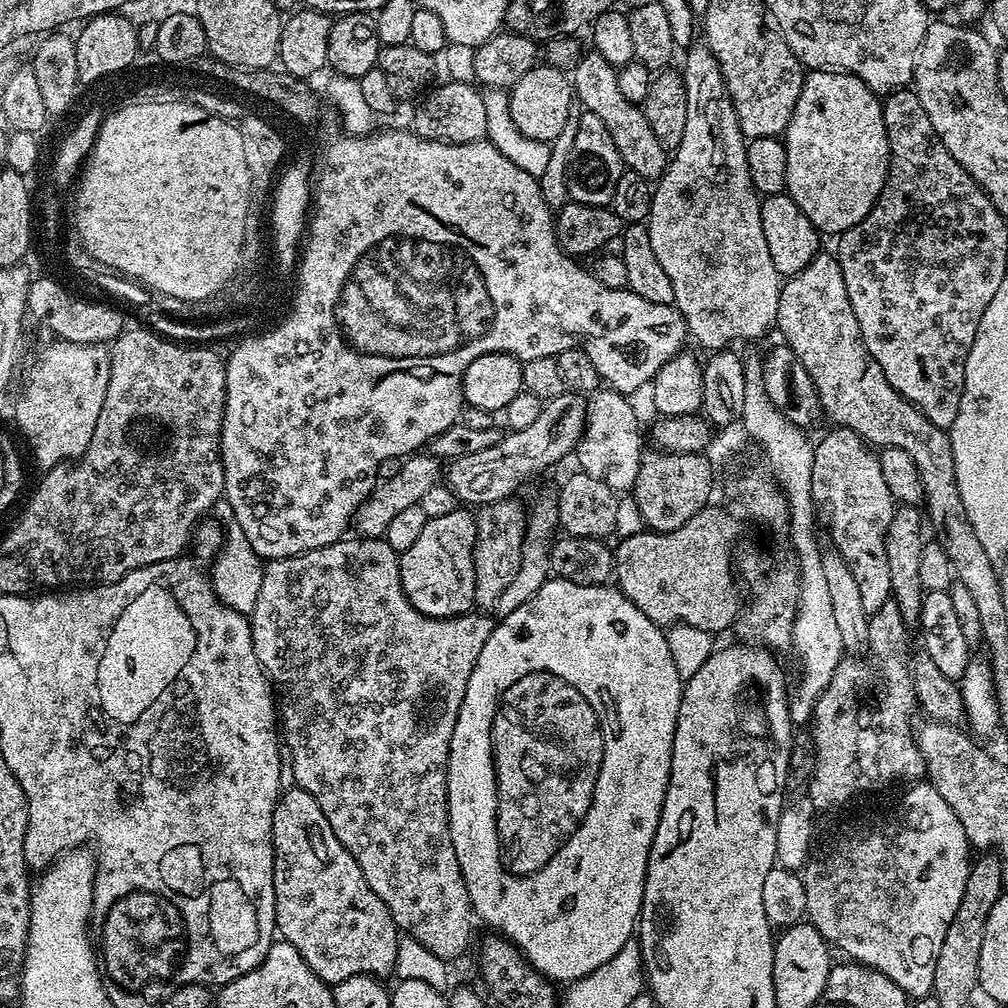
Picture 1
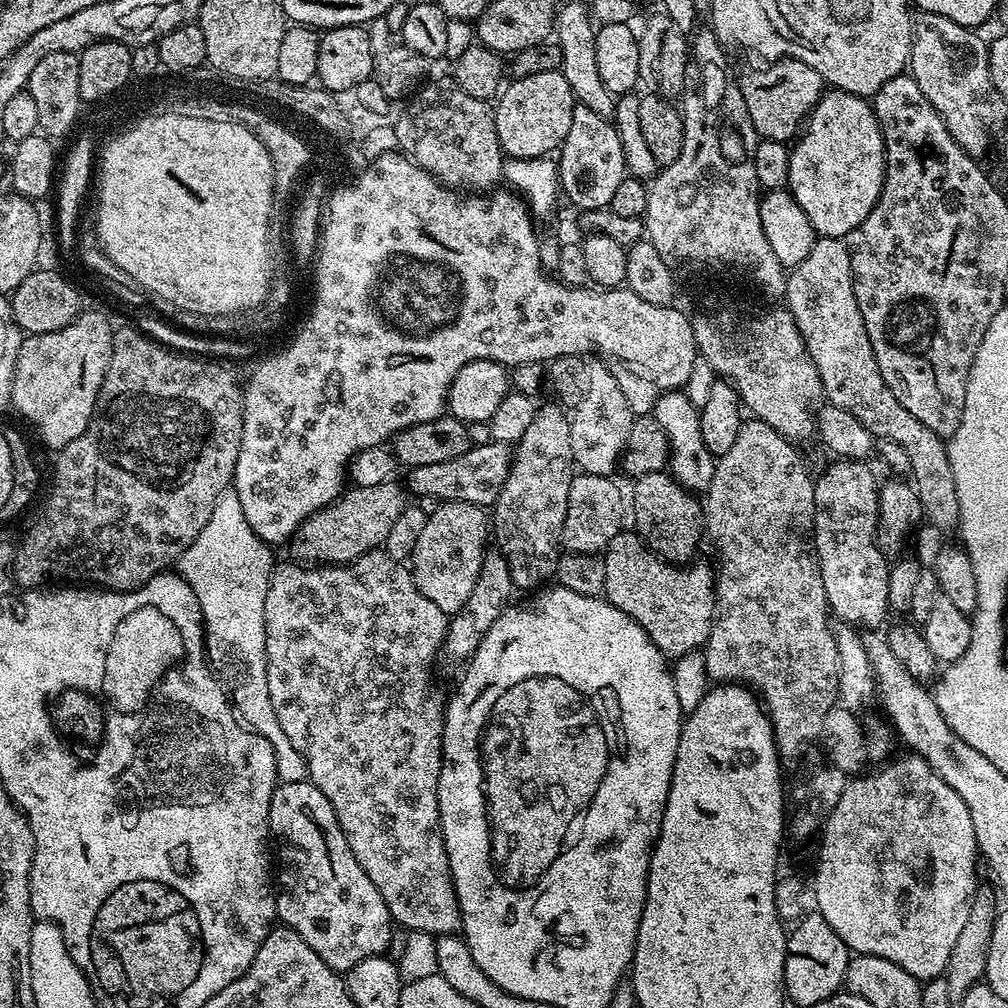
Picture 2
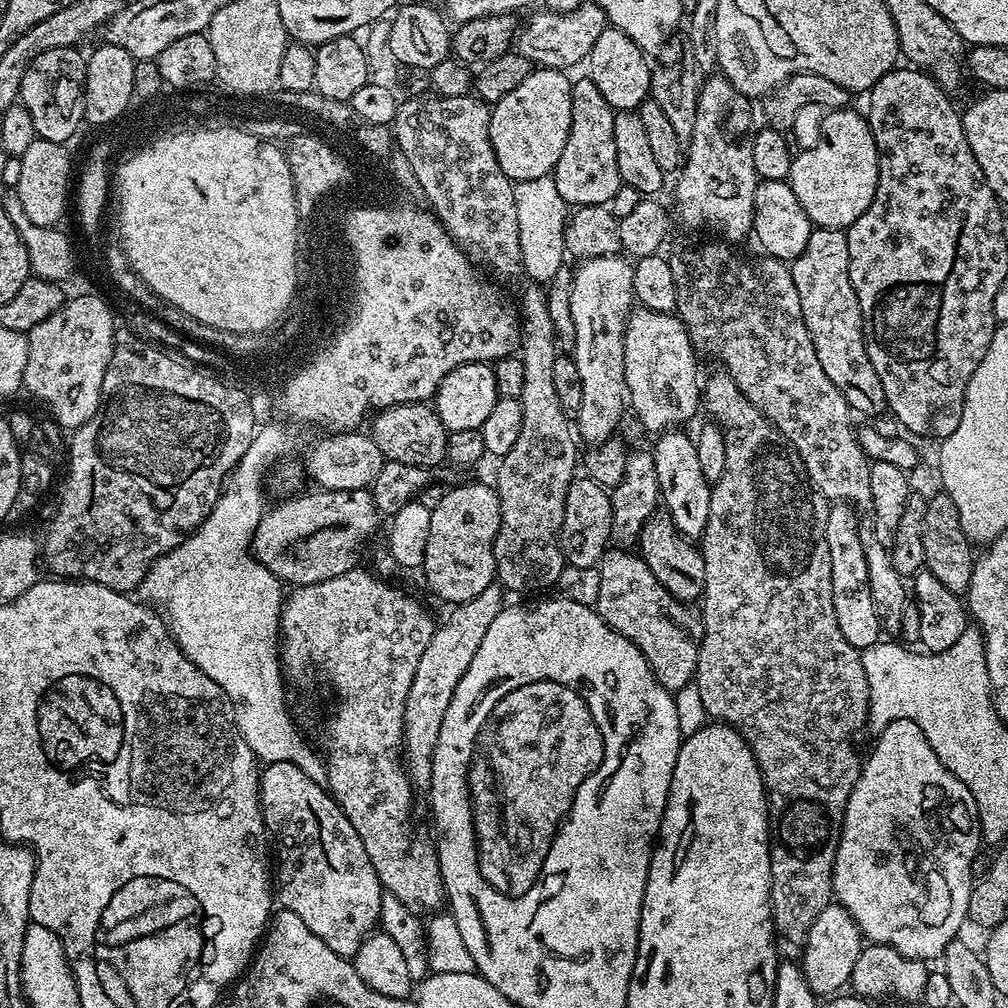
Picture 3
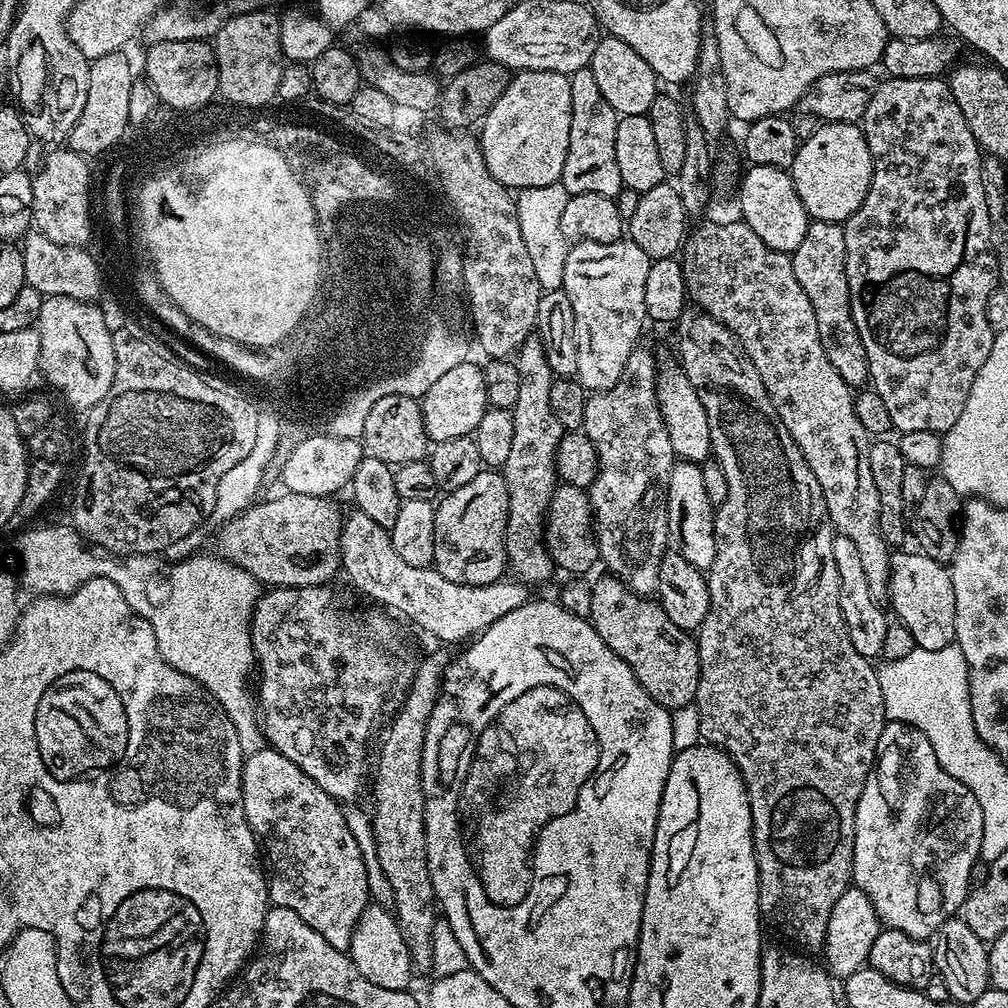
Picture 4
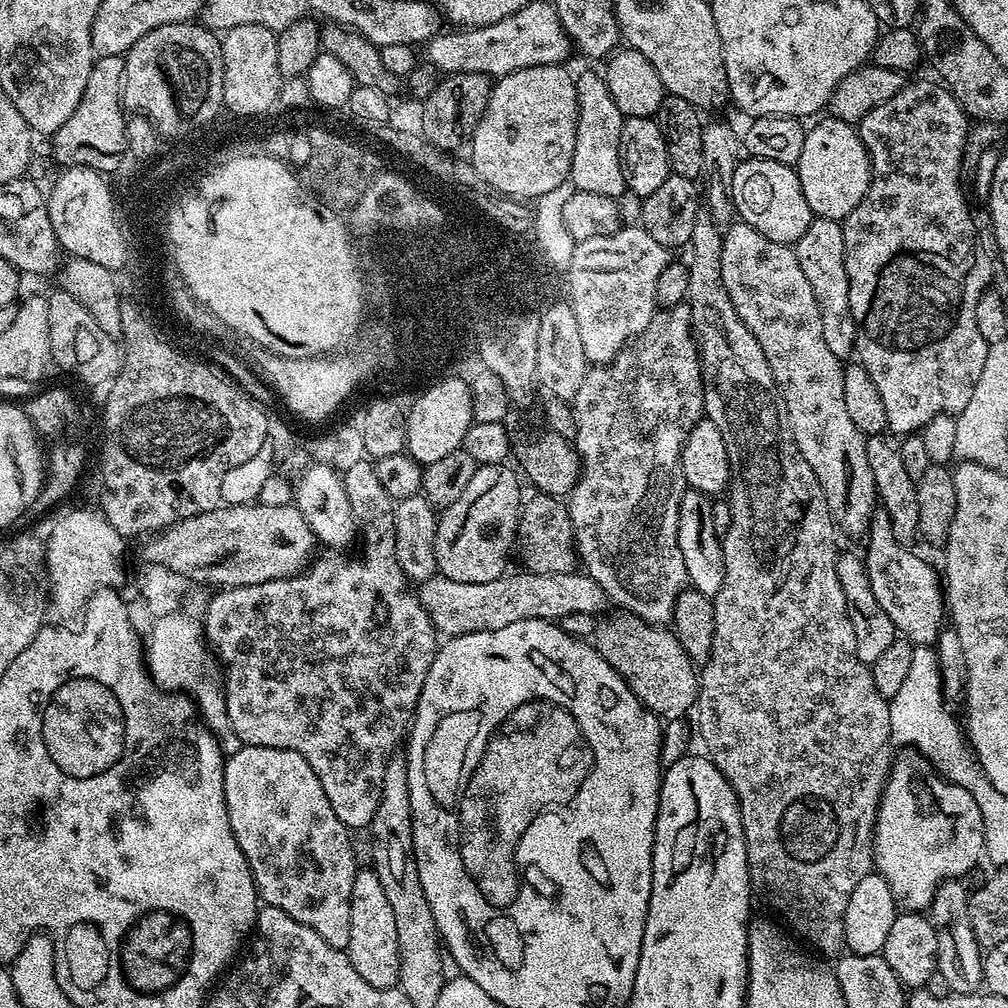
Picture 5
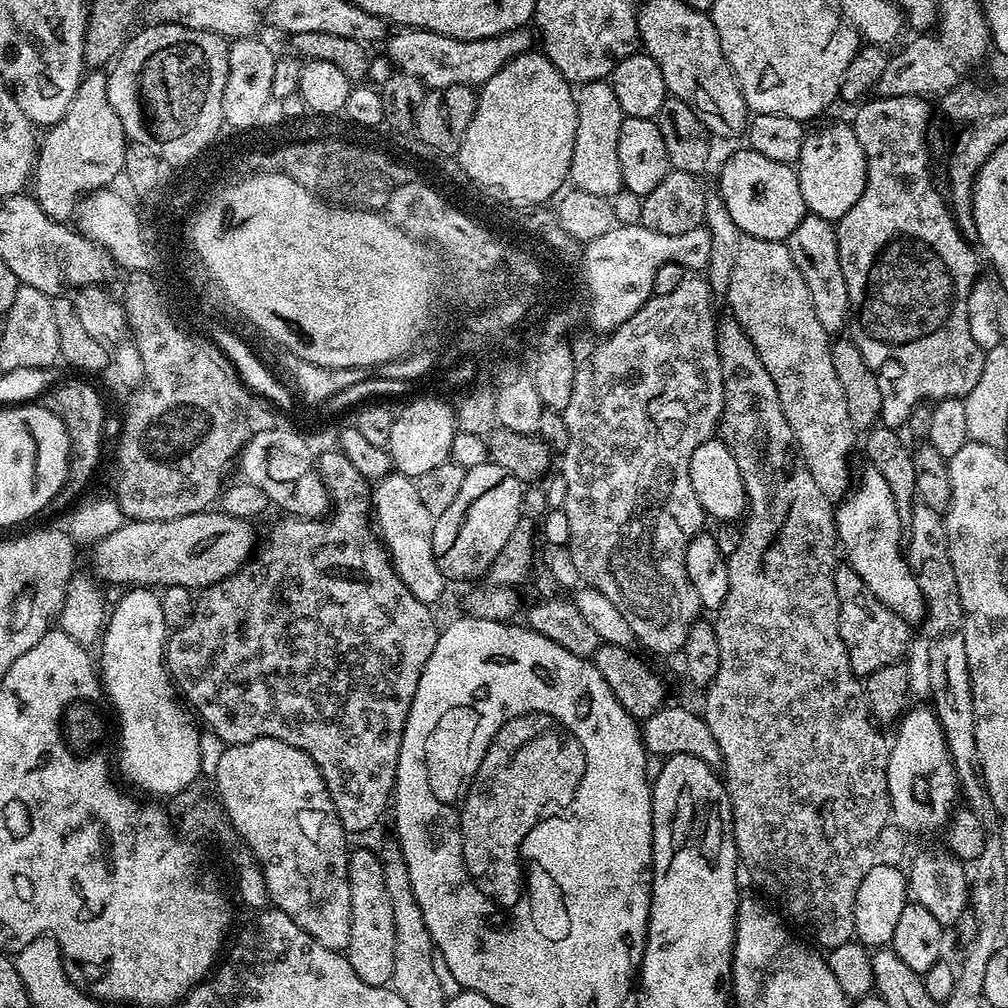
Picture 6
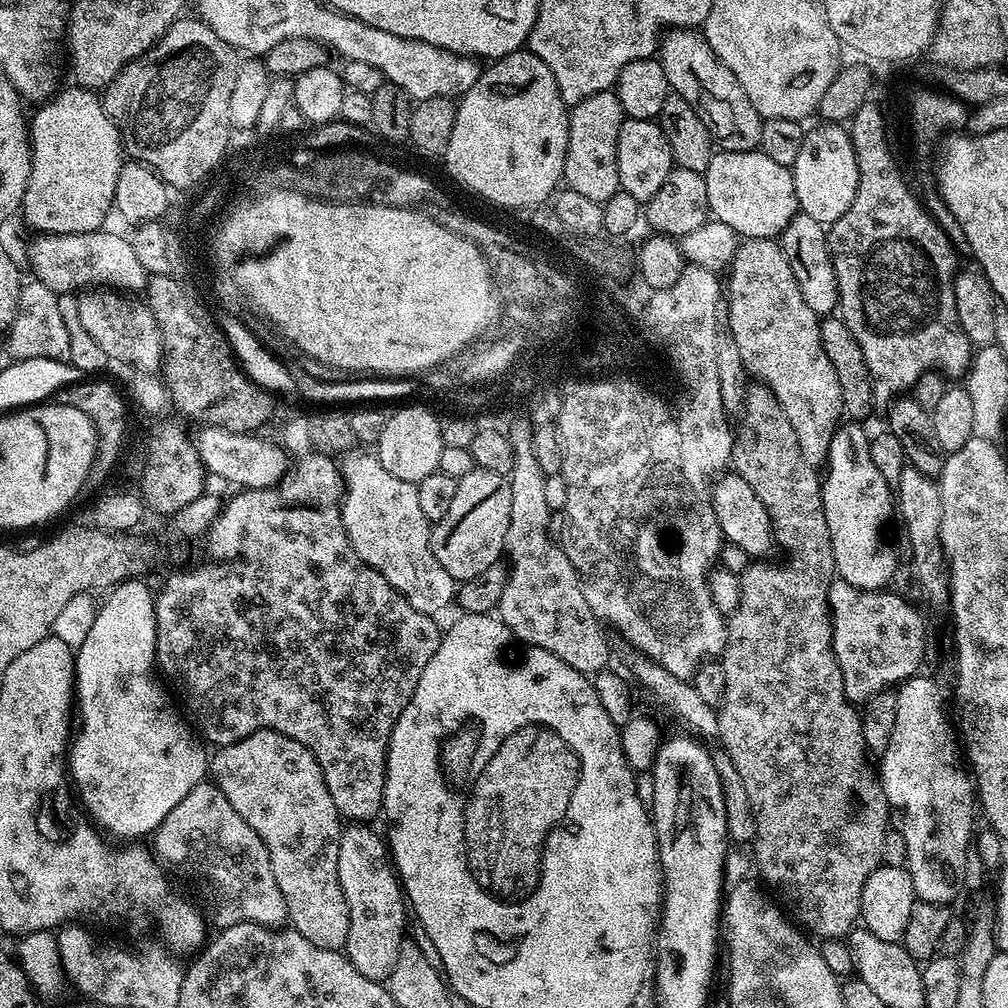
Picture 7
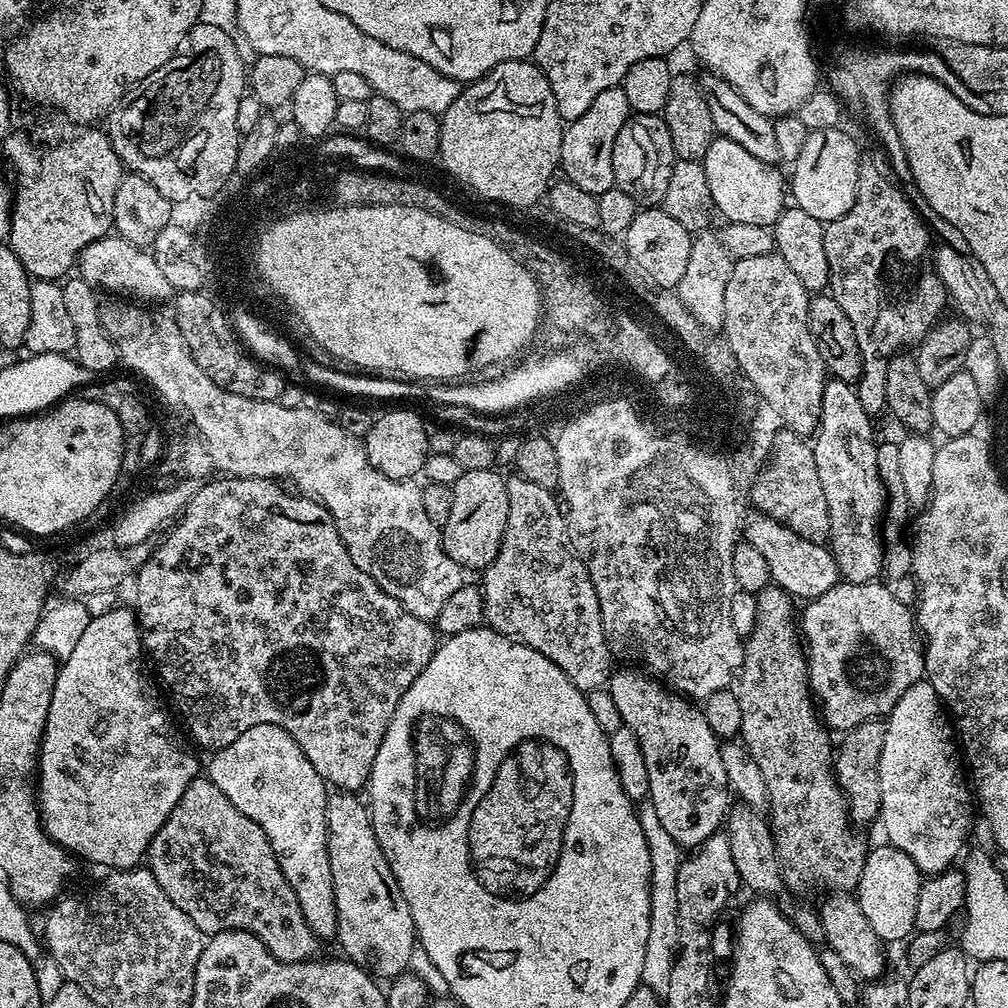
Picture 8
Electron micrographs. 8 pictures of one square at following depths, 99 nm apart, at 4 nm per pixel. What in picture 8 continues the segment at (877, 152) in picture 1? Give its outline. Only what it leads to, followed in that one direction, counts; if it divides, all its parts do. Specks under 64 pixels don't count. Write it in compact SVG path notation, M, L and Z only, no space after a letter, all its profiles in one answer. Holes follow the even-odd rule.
M843 127L827 128L817 132L809 132L806 143L802 145L802 154L791 165L790 196L795 207L806 210L821 222L837 220L854 206L856 187L858 186L858 170L862 153L856 140Z

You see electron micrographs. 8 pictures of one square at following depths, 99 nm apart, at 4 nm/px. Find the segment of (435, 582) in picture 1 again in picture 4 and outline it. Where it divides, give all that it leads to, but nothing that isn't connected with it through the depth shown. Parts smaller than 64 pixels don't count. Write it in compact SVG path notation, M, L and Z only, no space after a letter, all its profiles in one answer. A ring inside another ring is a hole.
M485 470L466 486L447 493L435 505L434 558L432 564L450 582L486 586L505 575L508 498L506 482L499 471ZM444 499L444 501L442 501ZM441 503L441 504L440 504Z

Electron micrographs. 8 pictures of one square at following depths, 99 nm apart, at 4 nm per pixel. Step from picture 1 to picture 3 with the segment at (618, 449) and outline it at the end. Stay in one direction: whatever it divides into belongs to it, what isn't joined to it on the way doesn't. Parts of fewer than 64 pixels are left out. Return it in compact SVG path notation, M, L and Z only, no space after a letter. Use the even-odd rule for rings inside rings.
M623 255L603 256L581 260L573 271L573 288L570 290L570 313L573 314L576 344L570 351L572 361L578 366L578 375L582 378L582 406L574 414L574 428L584 444L598 445L614 436L620 419L626 412L626 374L624 373L624 329L628 327L628 314L633 311L634 286L633 261Z

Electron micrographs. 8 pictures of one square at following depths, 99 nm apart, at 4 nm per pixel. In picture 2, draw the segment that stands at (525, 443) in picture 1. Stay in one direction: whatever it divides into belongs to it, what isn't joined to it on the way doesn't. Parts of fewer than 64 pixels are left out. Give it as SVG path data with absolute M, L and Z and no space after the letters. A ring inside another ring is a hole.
M478 444L466 450L458 458L450 458L450 462L433 462L430 466L418 466L407 473L406 488L413 497L433 495L440 501L470 502L481 506L492 506L510 474L513 449L506 444Z

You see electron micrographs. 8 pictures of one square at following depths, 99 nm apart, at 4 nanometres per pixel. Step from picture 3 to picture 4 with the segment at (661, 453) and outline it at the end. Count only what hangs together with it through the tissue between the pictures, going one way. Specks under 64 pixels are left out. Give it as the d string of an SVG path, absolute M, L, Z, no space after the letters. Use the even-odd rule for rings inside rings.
M677 459L670 470L668 483L668 538L671 547L690 566L707 570L714 562L714 509L702 483L702 467L690 460Z

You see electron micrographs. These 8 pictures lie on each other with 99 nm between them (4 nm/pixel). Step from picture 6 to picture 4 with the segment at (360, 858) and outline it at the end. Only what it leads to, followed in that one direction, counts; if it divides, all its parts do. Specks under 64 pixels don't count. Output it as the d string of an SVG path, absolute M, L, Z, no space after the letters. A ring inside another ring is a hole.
M376 902L367 904L354 926L347 953L351 956L358 974L362 974L362 978L374 982L374 986L382 986L382 990L403 992L409 987L412 976L414 977L412 959L406 946L406 938L400 929L400 921L387 907L385 908Z

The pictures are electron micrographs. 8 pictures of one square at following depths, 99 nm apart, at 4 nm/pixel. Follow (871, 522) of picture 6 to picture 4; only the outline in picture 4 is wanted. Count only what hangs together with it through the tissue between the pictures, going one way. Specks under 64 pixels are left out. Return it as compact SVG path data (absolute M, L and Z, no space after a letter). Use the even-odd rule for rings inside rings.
M919 550L899 552L892 558L888 604L896 611L895 619L910 630L917 648L942 650L942 646L950 646L956 638L952 573L945 565Z

